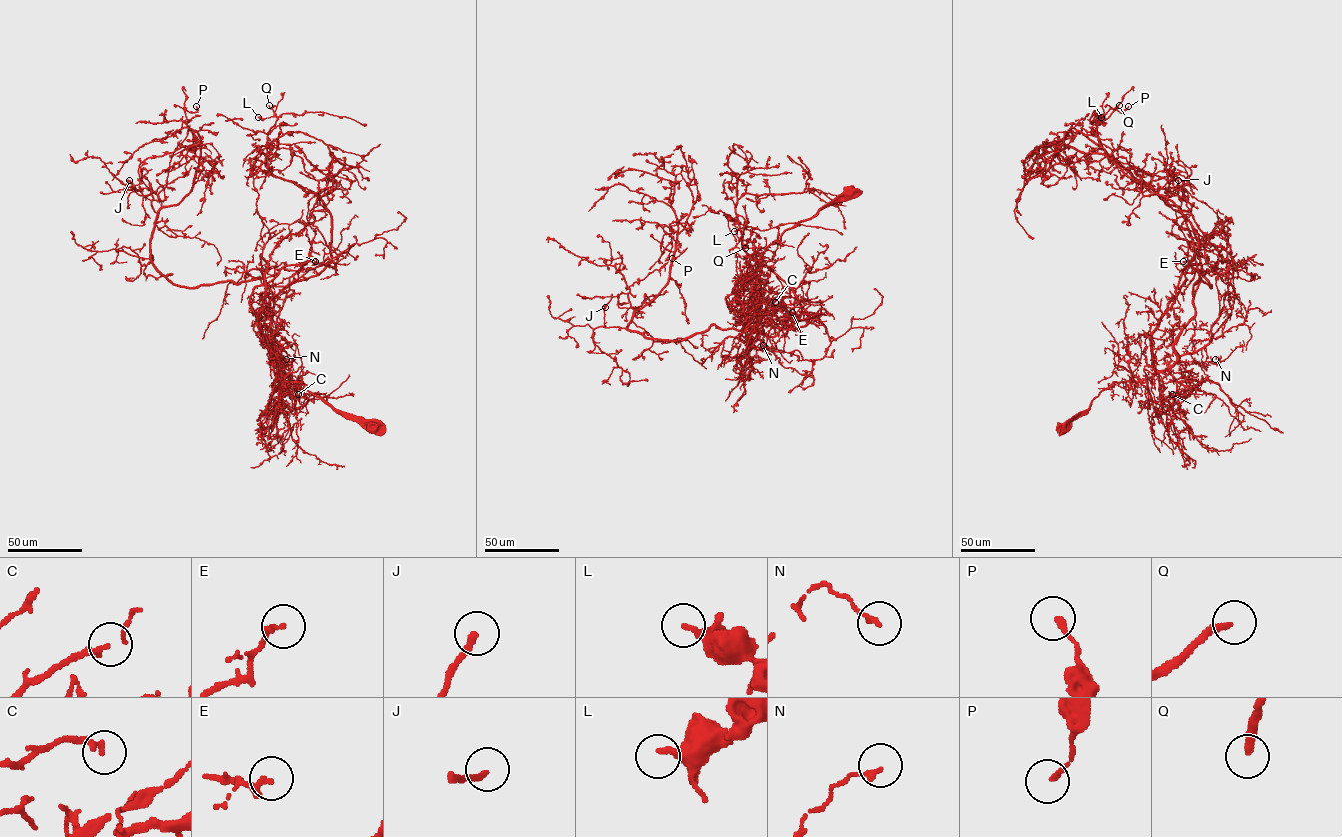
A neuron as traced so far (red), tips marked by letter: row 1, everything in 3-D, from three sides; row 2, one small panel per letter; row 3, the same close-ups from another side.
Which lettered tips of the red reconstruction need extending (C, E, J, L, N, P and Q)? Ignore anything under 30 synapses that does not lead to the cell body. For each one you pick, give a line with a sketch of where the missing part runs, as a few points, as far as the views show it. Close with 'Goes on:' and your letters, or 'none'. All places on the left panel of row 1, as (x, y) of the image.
Q: course (269, 105), (282, 93)
Goes on: Q

